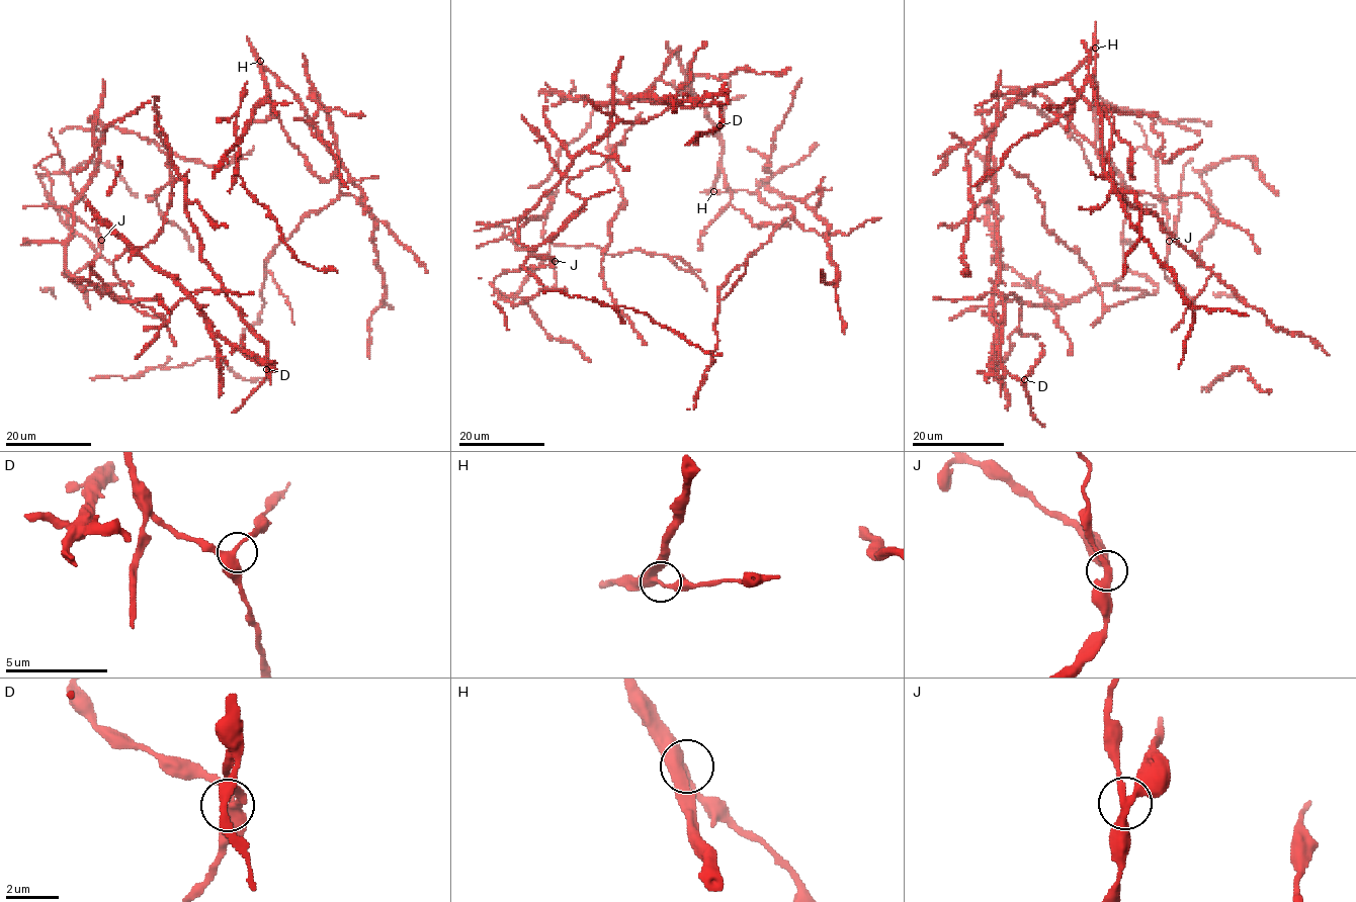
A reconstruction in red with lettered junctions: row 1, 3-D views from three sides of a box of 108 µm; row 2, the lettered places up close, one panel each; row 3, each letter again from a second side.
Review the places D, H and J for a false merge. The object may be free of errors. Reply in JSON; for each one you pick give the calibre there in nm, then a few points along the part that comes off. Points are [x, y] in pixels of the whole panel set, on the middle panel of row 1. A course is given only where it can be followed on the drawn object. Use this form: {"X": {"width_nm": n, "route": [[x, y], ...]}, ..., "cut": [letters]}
{"J": {"width_nm": 320, "route": [[555, 260], [517, 250], [512, 233], [507, 226], [487, 222]]}, "cut": ["J"]}

